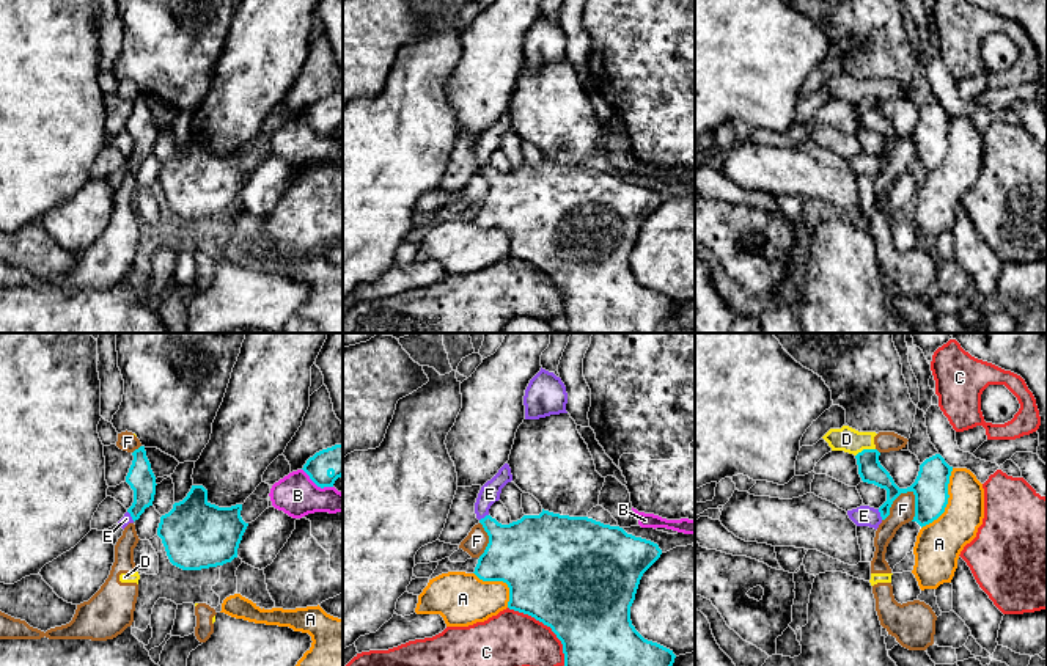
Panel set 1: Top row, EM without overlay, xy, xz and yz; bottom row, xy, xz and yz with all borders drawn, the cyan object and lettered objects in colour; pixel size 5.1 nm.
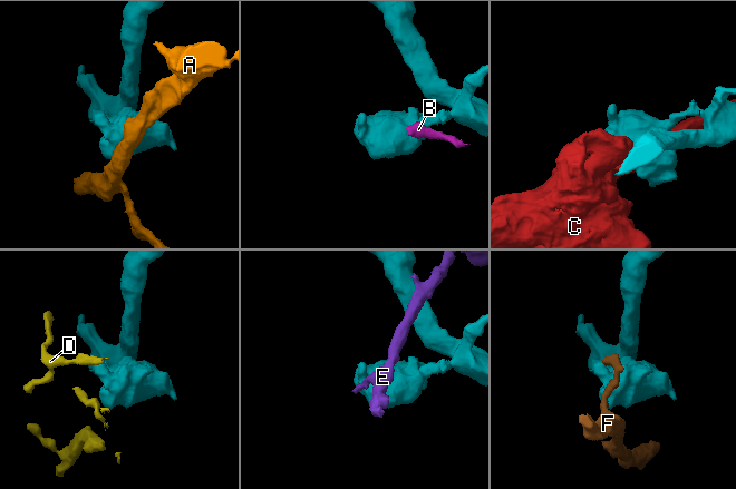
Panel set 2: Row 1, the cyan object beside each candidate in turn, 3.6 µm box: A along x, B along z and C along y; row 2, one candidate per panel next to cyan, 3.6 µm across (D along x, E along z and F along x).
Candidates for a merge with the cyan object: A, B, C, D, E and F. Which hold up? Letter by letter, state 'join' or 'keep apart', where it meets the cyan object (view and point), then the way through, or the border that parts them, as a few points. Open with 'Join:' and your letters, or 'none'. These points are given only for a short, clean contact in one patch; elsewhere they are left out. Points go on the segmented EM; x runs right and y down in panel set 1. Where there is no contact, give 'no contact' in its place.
Join: none
A: keep apart; meets cyan in yz at (947, 501)
B: keep apart; meets cyan in xy at (316, 484); border along xy (302, 468), (318, 486), (332, 487)
C: keep apart; meets cyan in xz at (547, 625)
D: keep apart; meets cyan in yz at (865, 450)
E: keep apart; meets cyan in yz at (881, 514); border along yz (878, 509), (882, 519)
F: keep apart; meets cyan in yz at (893, 500)

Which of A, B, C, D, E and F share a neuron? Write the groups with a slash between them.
A / B / C / D F / E

